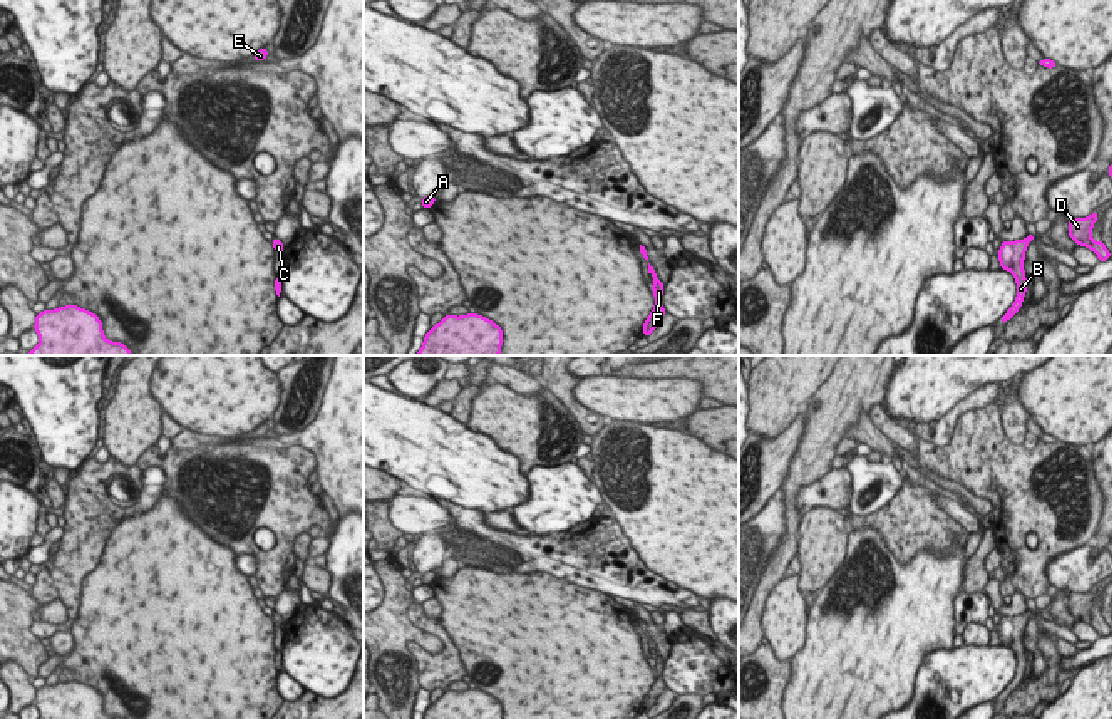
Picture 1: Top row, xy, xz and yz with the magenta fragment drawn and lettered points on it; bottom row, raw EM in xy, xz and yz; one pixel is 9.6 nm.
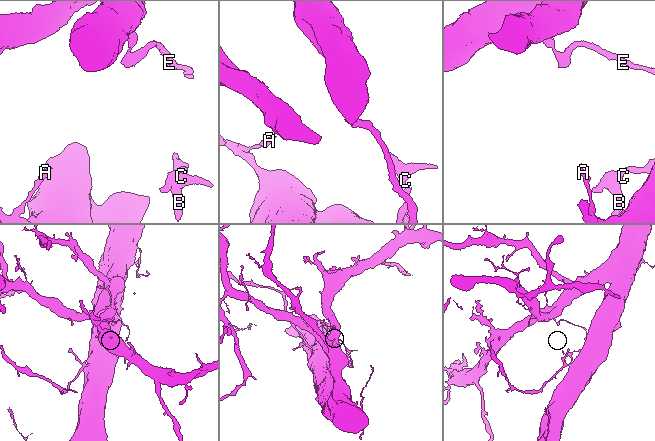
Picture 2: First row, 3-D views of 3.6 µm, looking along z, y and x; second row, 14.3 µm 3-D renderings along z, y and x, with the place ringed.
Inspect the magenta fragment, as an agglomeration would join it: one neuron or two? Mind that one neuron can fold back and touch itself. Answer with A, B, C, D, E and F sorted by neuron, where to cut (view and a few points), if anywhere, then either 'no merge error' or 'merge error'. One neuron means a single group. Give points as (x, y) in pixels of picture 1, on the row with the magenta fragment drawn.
A B C D E F | no cut | no merge error

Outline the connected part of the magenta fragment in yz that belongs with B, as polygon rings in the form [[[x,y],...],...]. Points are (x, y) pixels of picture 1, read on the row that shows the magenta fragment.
[[[1029,233],[1025,240],[1002,241],[998,250],[1000,268],[1010,272],[1017,282],[1017,298],[1007,313],[1000,318],[1002,323],[1007,323],[1022,307],[1024,295],[1027,292],[1024,260],[1027,246],[1034,238],[1035,235]]]

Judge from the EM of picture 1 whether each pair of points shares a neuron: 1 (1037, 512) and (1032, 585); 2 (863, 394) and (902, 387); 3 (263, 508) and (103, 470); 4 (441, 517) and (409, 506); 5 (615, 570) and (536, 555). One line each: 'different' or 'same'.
1: same
2: different
3: same
4: same
5: same

